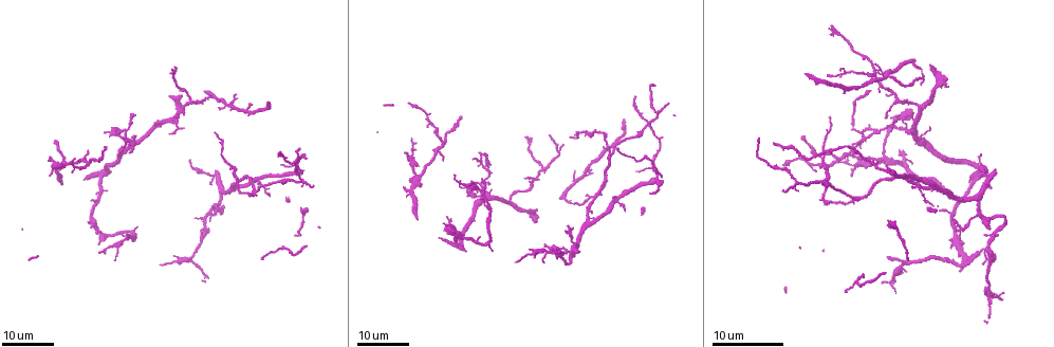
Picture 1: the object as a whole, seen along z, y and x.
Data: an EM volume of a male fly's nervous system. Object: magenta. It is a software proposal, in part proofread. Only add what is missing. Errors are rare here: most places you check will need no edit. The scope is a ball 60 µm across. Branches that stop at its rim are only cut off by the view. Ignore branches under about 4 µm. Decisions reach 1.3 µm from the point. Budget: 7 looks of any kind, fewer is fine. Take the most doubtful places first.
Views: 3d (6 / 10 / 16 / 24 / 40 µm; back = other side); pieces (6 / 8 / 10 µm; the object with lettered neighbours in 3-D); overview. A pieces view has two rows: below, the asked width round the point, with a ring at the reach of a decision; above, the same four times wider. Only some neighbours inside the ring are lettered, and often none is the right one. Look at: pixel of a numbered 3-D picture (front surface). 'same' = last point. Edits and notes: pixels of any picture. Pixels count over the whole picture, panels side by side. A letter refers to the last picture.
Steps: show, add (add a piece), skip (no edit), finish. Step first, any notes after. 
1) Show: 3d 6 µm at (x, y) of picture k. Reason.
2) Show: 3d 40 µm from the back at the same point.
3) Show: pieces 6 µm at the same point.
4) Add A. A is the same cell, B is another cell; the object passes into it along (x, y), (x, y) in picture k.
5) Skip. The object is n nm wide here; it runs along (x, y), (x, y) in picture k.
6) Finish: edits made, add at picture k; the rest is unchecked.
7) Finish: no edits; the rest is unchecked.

Show: 3d 16 µm at (127, 234) of picture 1. Branch stops here.

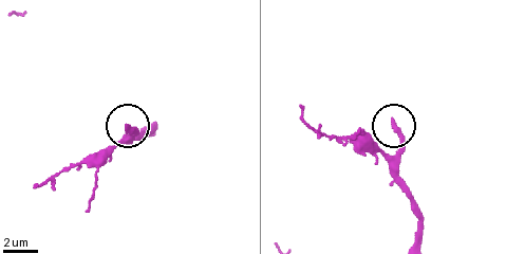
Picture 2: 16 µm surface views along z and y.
Show: pieces 10 µm at (391, 122) of picture 2.

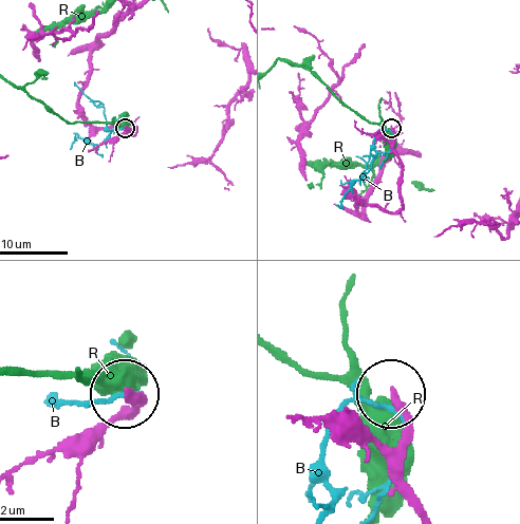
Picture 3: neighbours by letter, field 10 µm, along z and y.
Skip. B and R are other cells; none of them fits.

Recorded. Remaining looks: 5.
Show: 3d 16 µm at (775, 145) of picture 1. Free end.

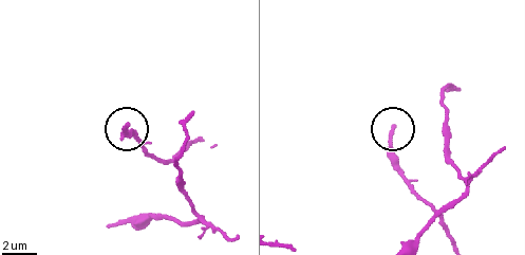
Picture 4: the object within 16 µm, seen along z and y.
Show: 3d 6 µm at (126, 124) of picture 4. Zoom in.

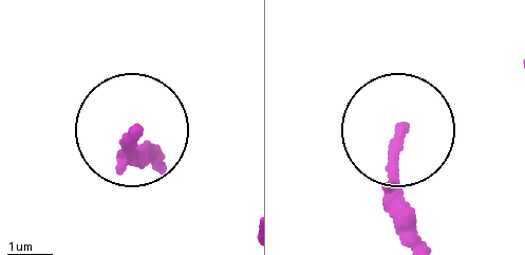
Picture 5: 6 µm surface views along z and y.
Show: pieces 8 µm at (137, 130) of picture 5.

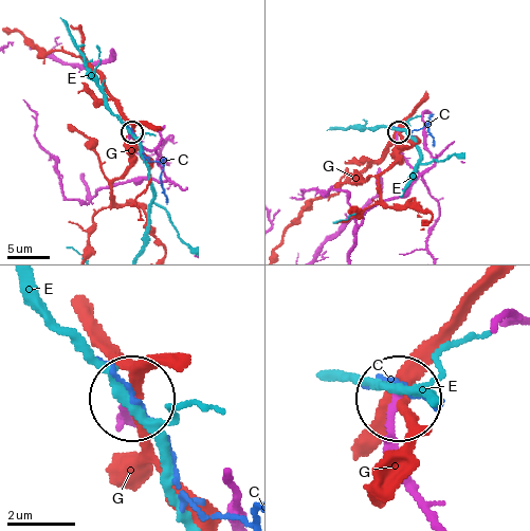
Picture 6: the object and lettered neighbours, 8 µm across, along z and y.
Skip. The object is 200 nm wide here; C, E and G are other cells; none of them fits.

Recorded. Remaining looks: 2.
Show: 3d 16 µm at (524, 178) of picture 1. Thin end.

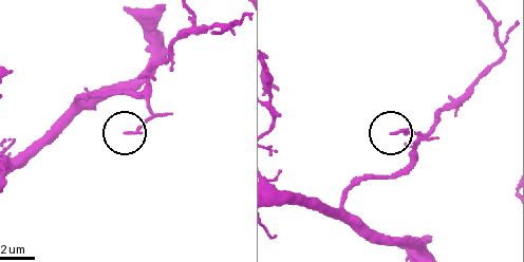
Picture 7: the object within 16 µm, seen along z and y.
Show: pieces 8 µm at (395, 133) of picture 7.

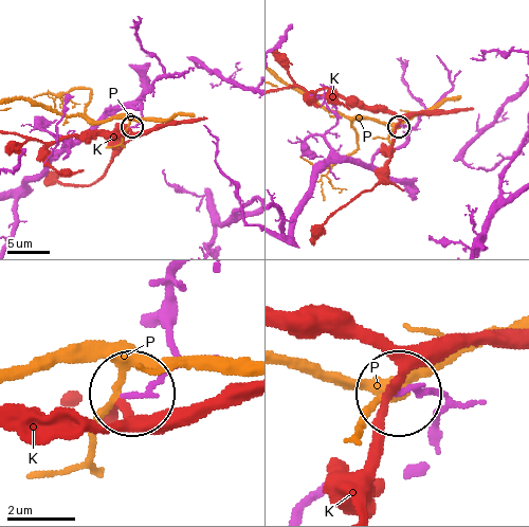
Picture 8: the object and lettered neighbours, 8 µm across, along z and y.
Skip. K and P are other cells; it runs along (170, 283), (165, 325), (174, 350), (133, 394) in picture 8; no lettered piece goes on from it.

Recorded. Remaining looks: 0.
Finish: no edits; the rest is unchecked.

